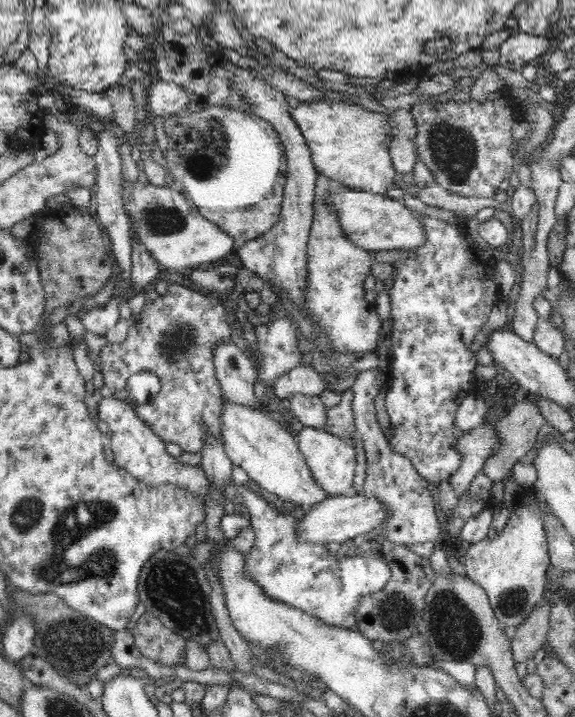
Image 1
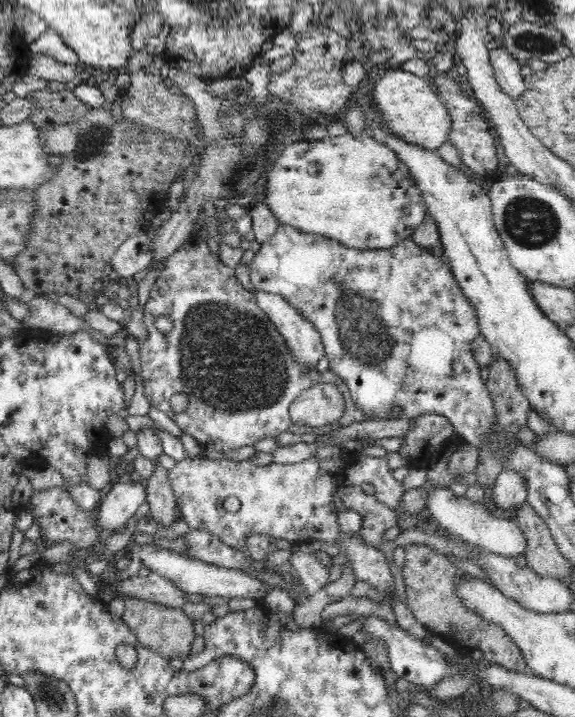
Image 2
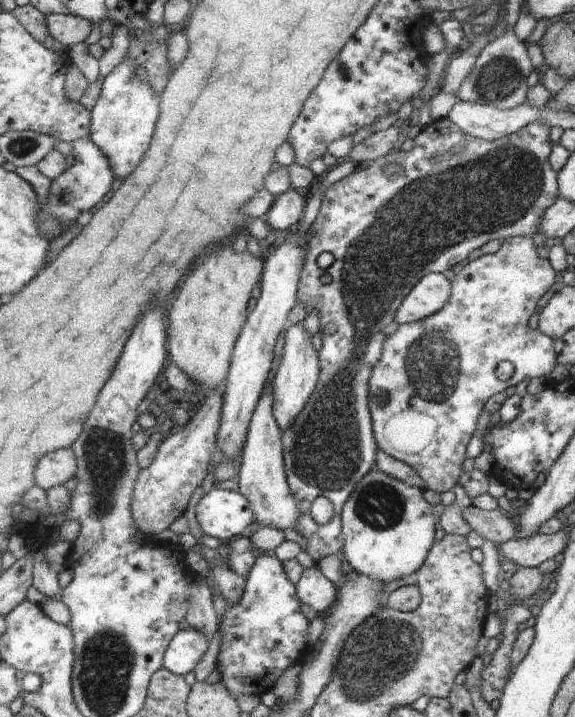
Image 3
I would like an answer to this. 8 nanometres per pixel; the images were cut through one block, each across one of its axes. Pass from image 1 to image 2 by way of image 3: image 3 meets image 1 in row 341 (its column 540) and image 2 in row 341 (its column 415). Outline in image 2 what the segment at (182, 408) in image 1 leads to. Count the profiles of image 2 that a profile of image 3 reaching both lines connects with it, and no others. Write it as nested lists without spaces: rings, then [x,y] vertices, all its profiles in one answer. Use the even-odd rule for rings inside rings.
[[[201,216],[196,229],[184,240],[184,244],[167,258],[143,308],[143,322],[149,334],[145,341],[137,341],[142,367],[140,376],[145,384],[146,398],[156,409],[171,417],[182,433],[195,439],[202,451],[214,449],[224,452],[242,446],[255,446],[259,441],[276,438],[283,432],[301,436],[306,433],[324,436],[332,433],[332,426],[297,426],[289,416],[289,407],[304,390],[319,383],[334,383],[349,398],[350,388],[346,381],[330,368],[320,374],[316,367],[304,367],[293,356],[285,338],[257,304],[256,295],[238,283],[232,268],[225,267],[217,255],[210,254],[208,240],[200,236],[197,229],[201,226],[206,228],[204,223],[205,218]],[[158,316],[168,316],[174,323],[167,334],[161,334],[154,325]],[[177,393],[189,399],[189,407],[181,413],[171,408],[171,398]]]

